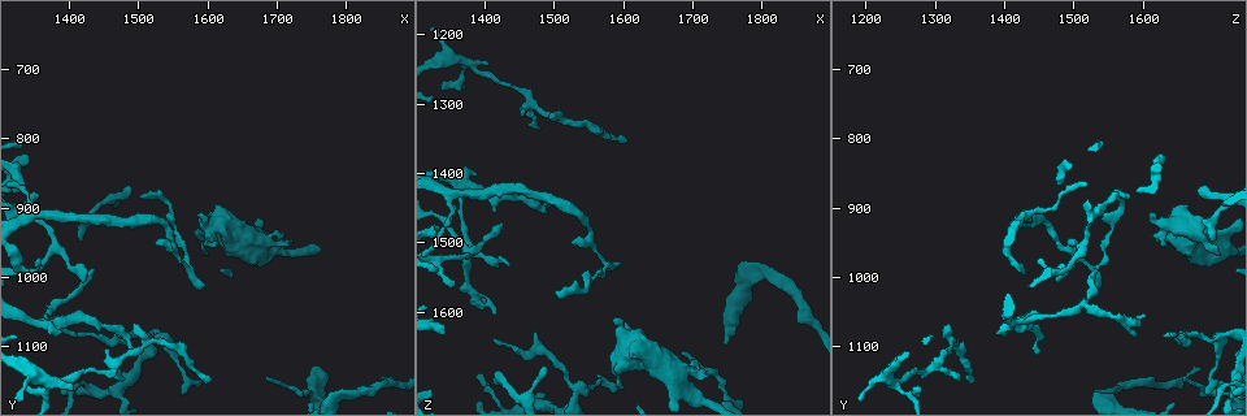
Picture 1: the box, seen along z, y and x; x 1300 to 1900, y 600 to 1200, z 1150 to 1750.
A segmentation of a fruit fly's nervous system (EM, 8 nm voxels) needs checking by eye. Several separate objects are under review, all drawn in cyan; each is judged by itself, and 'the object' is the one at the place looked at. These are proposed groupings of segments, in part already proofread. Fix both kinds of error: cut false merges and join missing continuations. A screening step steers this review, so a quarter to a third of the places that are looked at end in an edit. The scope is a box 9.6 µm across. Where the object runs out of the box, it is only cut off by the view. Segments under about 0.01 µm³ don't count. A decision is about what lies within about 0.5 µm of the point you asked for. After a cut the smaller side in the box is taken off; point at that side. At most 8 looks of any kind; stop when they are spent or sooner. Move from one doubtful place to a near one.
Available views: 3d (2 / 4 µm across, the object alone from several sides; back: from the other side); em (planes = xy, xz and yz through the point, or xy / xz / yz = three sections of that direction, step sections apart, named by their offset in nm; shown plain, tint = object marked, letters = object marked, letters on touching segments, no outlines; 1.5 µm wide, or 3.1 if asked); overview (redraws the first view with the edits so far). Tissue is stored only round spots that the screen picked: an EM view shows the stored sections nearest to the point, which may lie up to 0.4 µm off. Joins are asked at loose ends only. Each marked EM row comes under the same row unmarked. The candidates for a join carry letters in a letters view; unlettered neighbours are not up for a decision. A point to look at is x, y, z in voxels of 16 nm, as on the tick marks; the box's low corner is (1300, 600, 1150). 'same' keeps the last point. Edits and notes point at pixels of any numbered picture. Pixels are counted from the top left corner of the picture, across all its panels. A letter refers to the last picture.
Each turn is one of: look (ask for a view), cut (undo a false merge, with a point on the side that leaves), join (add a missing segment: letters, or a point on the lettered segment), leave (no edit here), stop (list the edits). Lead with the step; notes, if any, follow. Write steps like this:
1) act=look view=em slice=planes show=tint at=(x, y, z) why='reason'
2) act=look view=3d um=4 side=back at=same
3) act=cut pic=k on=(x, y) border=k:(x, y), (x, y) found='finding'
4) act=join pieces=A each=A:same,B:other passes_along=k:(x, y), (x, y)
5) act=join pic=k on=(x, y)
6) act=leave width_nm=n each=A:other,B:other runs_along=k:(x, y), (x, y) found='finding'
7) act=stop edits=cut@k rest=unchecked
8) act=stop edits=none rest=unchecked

act=look view=em slice=yz step=8 show=tint at=(1495, 1110, 1450) why='tapers out'

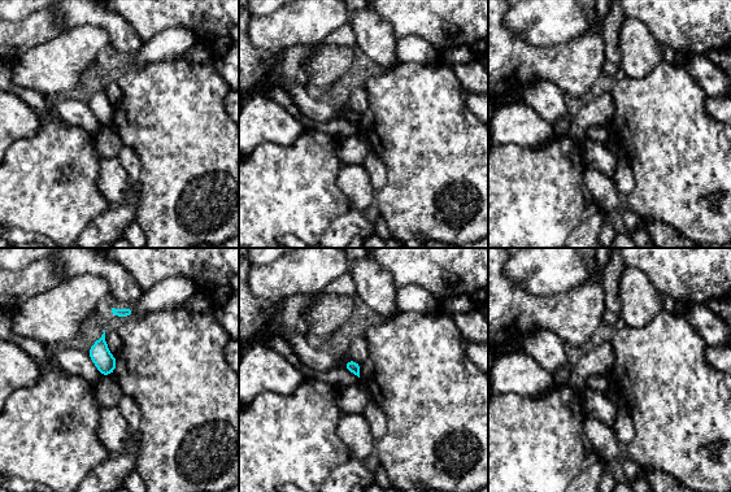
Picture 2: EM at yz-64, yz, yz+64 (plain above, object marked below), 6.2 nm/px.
act=look view=em slice=planes show=letters at=same why='cut it another way'

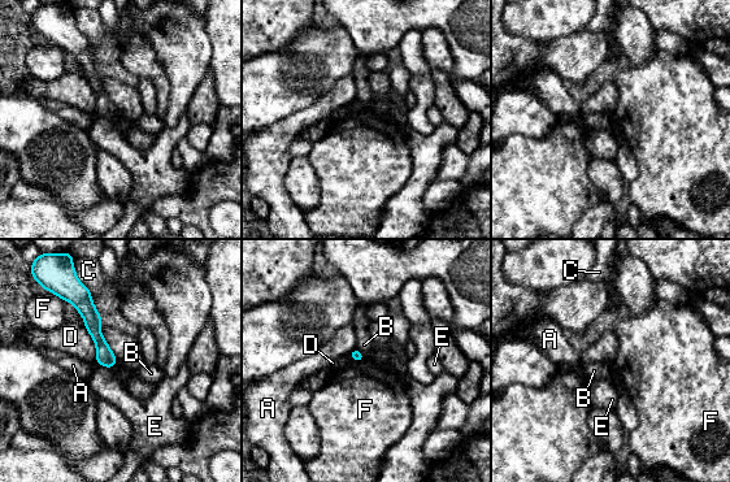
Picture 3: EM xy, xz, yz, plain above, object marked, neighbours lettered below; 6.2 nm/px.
act=leave longest_contact=D:240nm each=A:other,B:other,C:other,D:other,E:other,F:other border=3:(365, 359), (355, 363) found='none of them fits'

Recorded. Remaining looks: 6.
act=look view=3d um=4 at=(1600, 970, 1705) why='an open end'

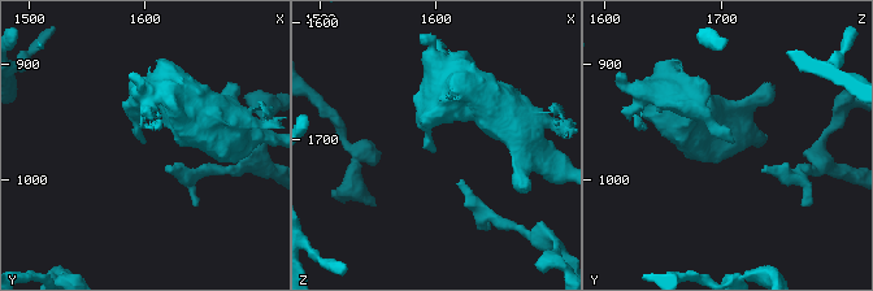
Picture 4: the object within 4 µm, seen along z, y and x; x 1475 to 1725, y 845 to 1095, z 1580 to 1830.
act=look view=em slice=xy step=4 show=tint at=(1598, 966, 1712)

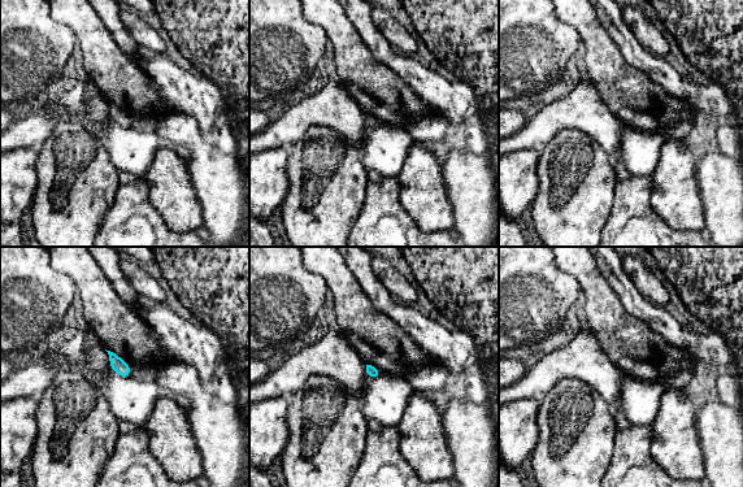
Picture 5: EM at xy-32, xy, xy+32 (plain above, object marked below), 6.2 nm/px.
act=look view=em slice=planes show=letters at=same

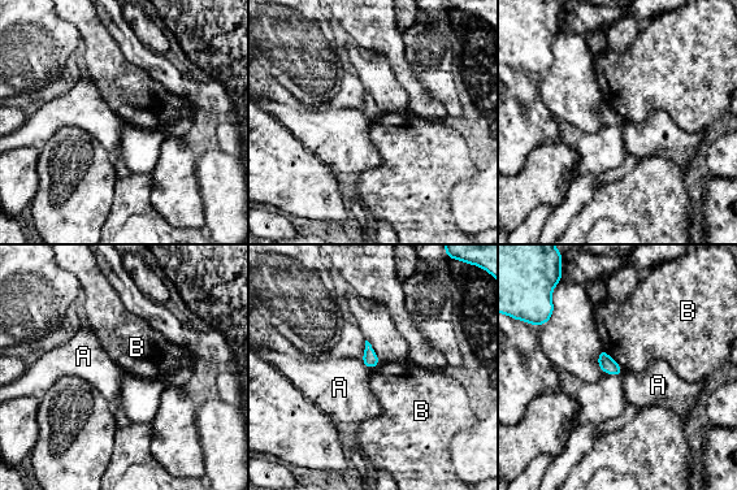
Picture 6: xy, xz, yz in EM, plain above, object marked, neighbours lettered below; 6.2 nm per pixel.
act=leave each=A:other,B:other border=6:(602, 348), (623, 369) found='none of them fits'

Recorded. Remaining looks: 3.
act=look view=3d um=4 at=(1590, 1015, 1530) why='thin end'

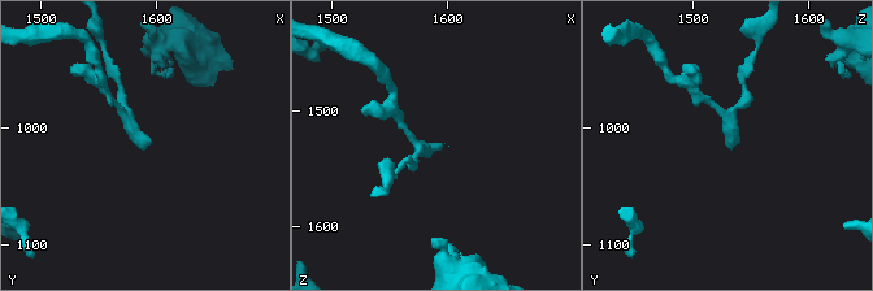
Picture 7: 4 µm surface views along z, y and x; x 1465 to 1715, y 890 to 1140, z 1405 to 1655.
act=look view=em slice=planes show=letters at=(1594, 1010, 1532) why='now the EM'

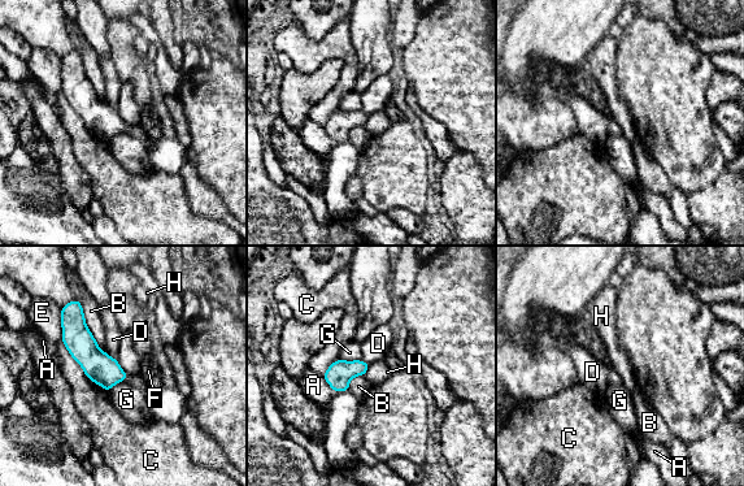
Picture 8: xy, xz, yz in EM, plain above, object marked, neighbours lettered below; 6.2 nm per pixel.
act=leave longest_contact=C:440nm each=A:other,B:other,C:other,D:other,E:other,F:other,G:other,H:other runs_along=8:(73, 311), (78, 341), (122, 377) found='none of them fits'

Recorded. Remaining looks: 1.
act=stop edits=none rest=unchecked

